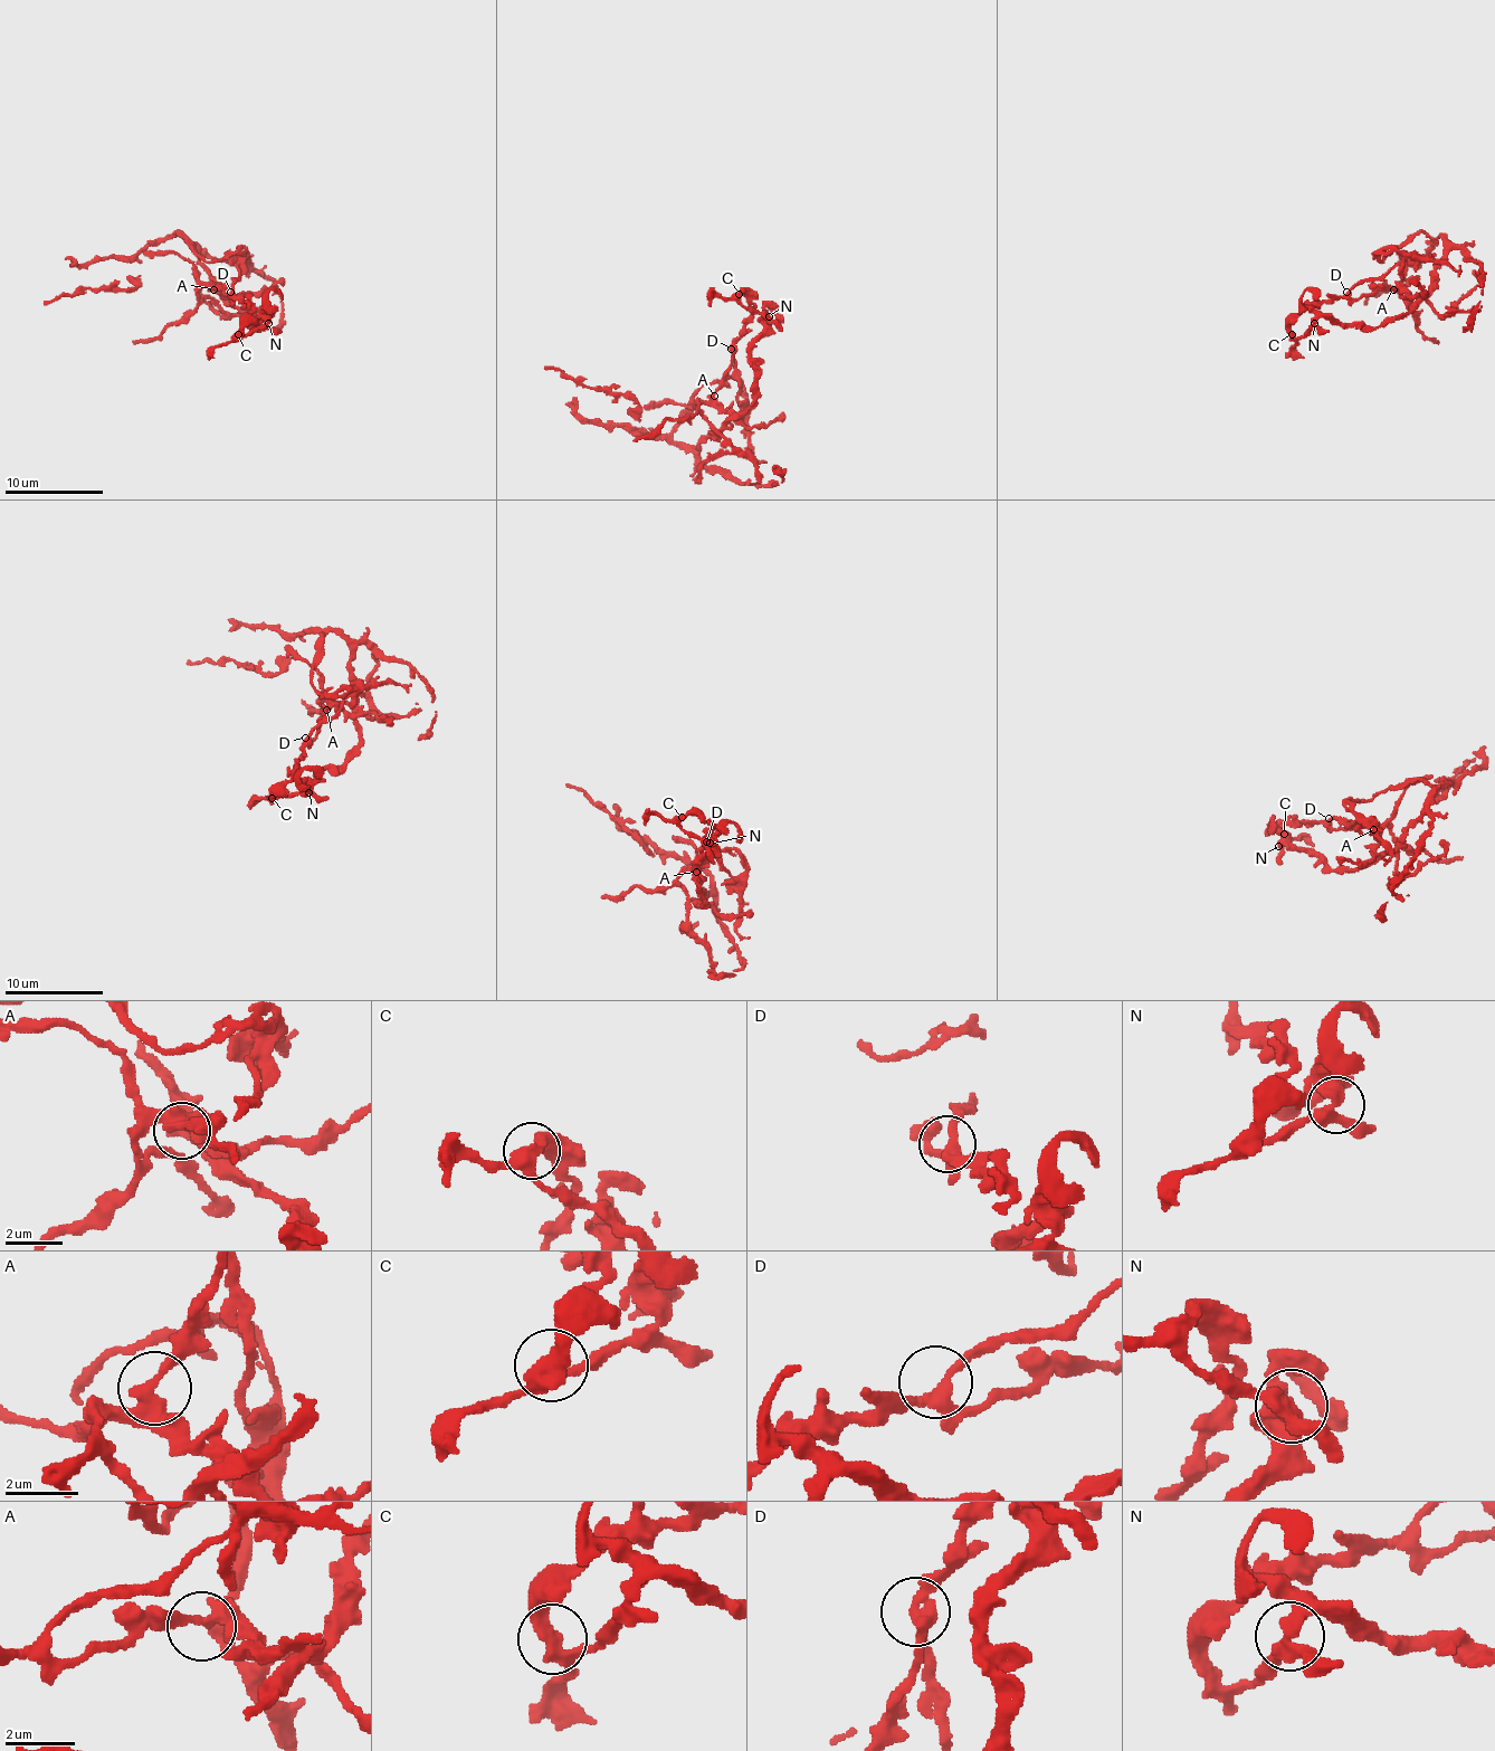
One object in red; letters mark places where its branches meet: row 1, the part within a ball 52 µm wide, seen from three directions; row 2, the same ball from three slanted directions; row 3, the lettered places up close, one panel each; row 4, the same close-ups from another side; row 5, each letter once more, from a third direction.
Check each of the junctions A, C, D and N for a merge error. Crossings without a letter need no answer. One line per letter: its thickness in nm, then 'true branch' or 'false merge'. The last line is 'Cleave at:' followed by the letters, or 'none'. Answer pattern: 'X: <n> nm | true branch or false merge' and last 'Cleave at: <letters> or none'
A: 340 nm | true branch
C: 400 nm | true branch
D: 340 nm | true branch
N: 380 nm | false merge
Cleave at: N

